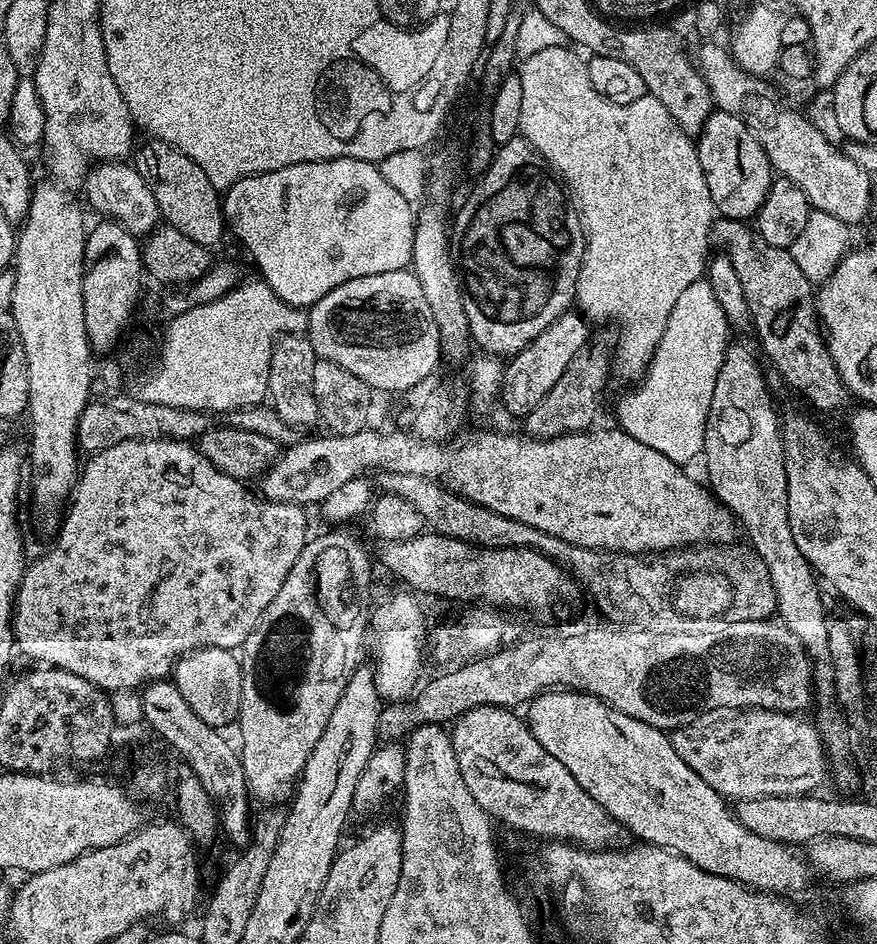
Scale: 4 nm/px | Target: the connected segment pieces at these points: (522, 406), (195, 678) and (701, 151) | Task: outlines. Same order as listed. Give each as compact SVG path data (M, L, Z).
M569 310L564 312L557 320L550 322L534 342L517 352L507 361L504 369L504 382L502 385L502 401L517 418L528 415L546 394L550 394L554 382L562 378L566 366L574 362L574 354L578 354L590 340L589 321L585 320L579 311Z
M200 648L176 661L174 682L182 690L182 698L190 702L190 710L211 728L227 729L227 724L240 714L242 660L231 648Z
M714 110L710 118L706 118L706 126L700 131L695 145L713 209L725 220L751 221L774 179L772 164L756 135L734 114Z

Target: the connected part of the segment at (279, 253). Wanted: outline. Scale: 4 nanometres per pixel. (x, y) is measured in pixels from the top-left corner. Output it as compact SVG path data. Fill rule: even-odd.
M334 158L333 160L319 160L318 162L298 162L294 166L282 166L282 170L274 170L273 172L262 172L259 176L247 176L238 182L234 182L226 189L222 196L224 205L224 218L227 227L234 235L240 239L240 244L246 251L252 255L252 260L256 263L259 279L270 286L270 290L274 290L274 294L278 294L278 298L282 298L282 302L286 302L291 308L303 308L305 310L317 304L323 296L330 294L330 290L334 290L338 286L342 286L342 282L350 282L354 278L366 278L370 274L386 274L394 270L405 270L412 263L412 247L414 246L414 230L416 229L416 217L414 215L413 205L406 202L406 198L402 198L402 194L398 194L398 190L394 190L394 186L390 186L390 182L386 182L386 178L382 178L379 167L371 160L359 160L358 158Z

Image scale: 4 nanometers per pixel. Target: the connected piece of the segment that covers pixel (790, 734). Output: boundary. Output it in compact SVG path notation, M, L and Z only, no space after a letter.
M719 708L713 712L701 714L694 722L690 722L681 728L671 729L670 735L674 750L678 750L678 758L682 758L682 762L686 762L686 766L690 766L690 770L694 770L694 774L698 774L698 778L702 778L702 782L706 782L716 793L727 798L732 802L741 800L749 800L750 798L762 798L763 796L807 796L815 793L816 788L824 780L830 772L830 764L828 768L829 757L826 755L826 749L823 741L820 739L819 730L815 723L804 721L805 717L800 714L790 712L771 712L765 708L738 708L729 710L727 708Z

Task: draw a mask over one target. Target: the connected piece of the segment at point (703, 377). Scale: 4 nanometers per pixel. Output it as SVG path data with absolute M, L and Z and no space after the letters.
M701 278L686 286L685 292L678 298L674 310L670 310L670 322L666 322L666 330L662 334L662 342L658 342L658 350L650 362L647 372L635 385L633 392L628 392L616 404L615 423L623 432L633 433L638 442L650 446L650 450L658 450L658 454L666 454L674 463L688 466L692 459L699 457L704 451L704 435L706 422L710 414L710 402L714 398L714 386L718 382L718 372L722 366L724 352L728 349L730 325L722 314L722 306L718 306L718 298L708 285L707 279Z

